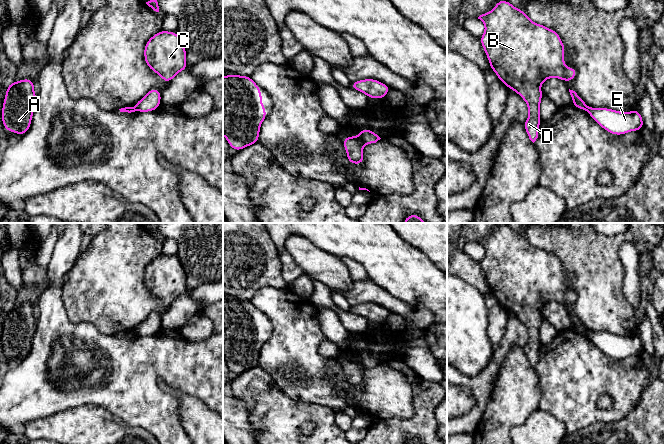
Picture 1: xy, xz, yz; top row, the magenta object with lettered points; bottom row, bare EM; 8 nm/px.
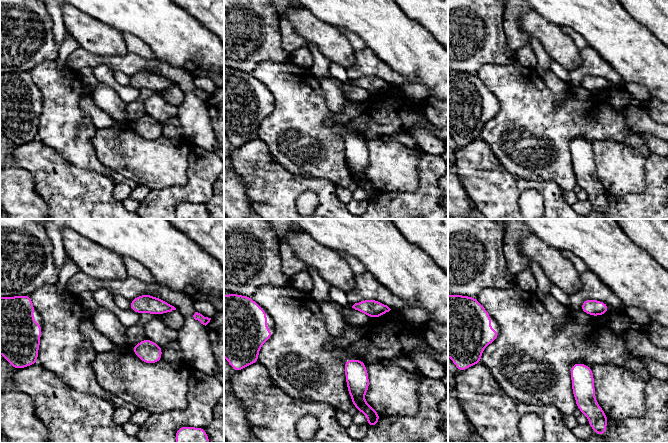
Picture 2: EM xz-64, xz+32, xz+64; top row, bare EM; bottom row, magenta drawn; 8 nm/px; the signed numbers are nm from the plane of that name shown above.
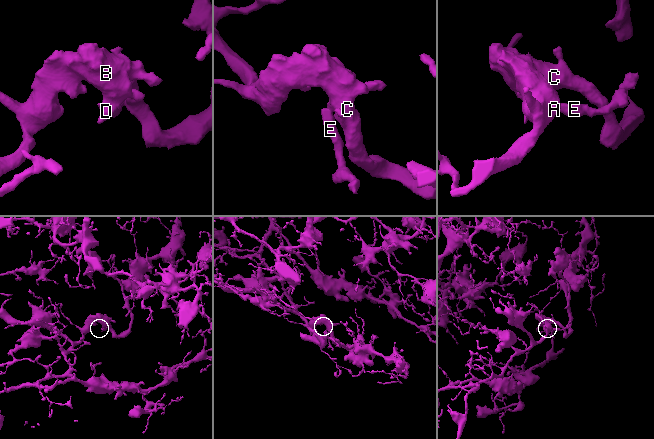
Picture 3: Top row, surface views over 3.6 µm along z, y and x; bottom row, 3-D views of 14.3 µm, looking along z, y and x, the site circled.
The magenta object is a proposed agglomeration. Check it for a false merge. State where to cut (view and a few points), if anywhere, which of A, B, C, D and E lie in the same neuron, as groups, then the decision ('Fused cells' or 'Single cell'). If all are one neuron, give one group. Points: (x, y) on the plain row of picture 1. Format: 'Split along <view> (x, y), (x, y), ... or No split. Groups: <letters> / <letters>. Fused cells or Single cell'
Split along xz (357, 361), (364, 368). Groups: A B C D / E. Fused cells

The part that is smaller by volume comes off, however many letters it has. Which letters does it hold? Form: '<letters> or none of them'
E

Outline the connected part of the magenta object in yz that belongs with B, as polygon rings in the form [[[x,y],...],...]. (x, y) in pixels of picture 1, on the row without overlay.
[[[498,224],[492,235],[480,239],[478,243],[485,249],[485,256],[479,263],[490,287],[490,292],[496,297],[498,303],[508,313],[512,313],[519,318],[528,330],[529,341],[523,347],[523,350],[529,363],[534,367],[538,362],[538,354],[541,347],[540,328],[543,317],[540,309],[551,301],[561,303],[565,306],[572,305],[577,298],[577,294],[575,291],[565,291],[565,271],[559,258],[546,250],[534,247],[525,235],[517,233],[510,226]]]

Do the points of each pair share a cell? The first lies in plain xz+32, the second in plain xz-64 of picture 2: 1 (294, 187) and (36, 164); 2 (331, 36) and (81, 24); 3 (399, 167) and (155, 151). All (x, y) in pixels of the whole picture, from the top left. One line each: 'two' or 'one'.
1: one
2: one
3: one

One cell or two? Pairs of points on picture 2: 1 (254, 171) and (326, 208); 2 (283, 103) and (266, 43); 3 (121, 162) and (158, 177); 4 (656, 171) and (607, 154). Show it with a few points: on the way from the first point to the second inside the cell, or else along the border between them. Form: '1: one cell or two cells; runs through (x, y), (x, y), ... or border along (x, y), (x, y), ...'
1: one cell; runs through (274, 184), (312, 184), (316, 188)
2: two cells; border along (289, 60), (286, 62), (261, 61), (251, 73)
3: one cell; runs through (130, 162), (143, 162), (149, 168)
4: two cells; border along (652, 153), (644, 164), (644, 188), (642, 190)

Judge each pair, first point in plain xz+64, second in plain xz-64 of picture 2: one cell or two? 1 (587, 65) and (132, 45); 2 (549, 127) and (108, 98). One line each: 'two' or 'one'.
1: two
2: two

